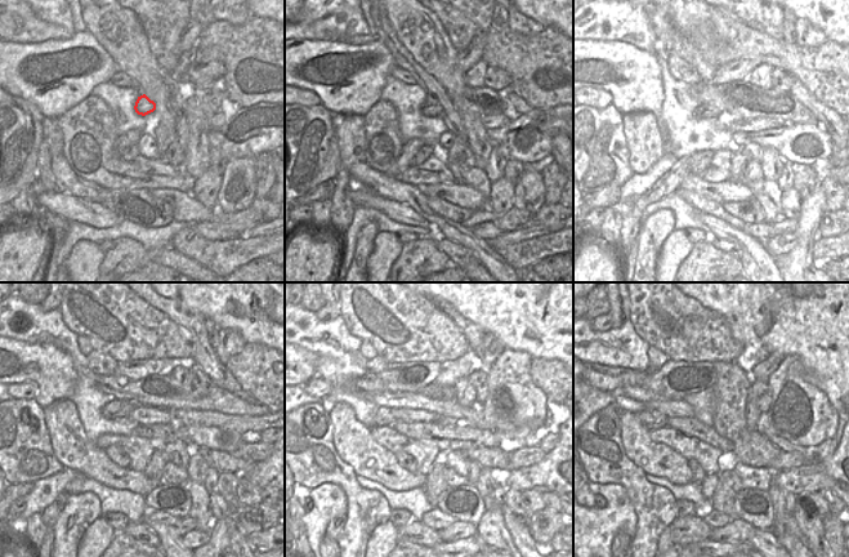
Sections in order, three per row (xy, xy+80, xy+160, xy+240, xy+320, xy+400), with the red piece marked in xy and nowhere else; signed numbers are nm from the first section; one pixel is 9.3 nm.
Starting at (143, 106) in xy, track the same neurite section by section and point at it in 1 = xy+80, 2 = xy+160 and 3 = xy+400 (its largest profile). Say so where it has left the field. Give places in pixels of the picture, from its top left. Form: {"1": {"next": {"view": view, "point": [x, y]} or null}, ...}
{"1": {"next": {"view": "xy+80", "point": [430, 107]}}, "2": {"next": {"view": "xy+160", "point": [705, 111]}}, "3": {"next": {"view": "xy+400", "point": [651, 419]}}}

